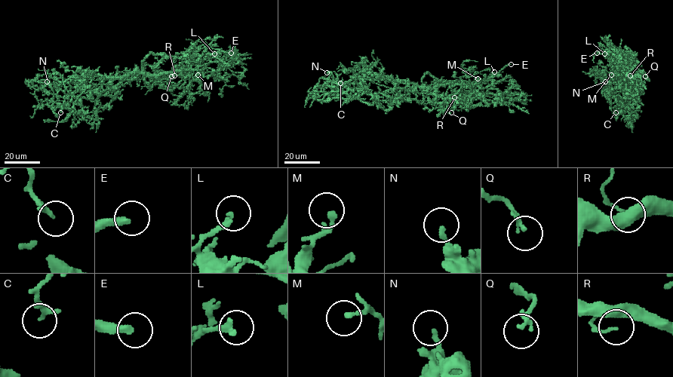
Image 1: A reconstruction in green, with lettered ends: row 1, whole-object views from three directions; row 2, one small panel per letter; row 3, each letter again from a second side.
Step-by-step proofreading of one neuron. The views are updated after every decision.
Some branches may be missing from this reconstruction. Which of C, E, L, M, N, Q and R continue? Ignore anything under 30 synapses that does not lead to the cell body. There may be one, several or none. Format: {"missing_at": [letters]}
{"missing_at": ["E"]}

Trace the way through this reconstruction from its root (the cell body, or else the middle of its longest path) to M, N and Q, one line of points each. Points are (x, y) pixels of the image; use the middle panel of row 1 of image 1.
M: (410, 83), (426, 87), (450, 84), (477, 85), (477, 78)
N: (410, 83), (372, 78), (366, 75), (337, 83), (333, 81), (332, 75), (327, 72)
Q: (410, 83), (433, 93), (442, 107), (441, 111), (451, 112)

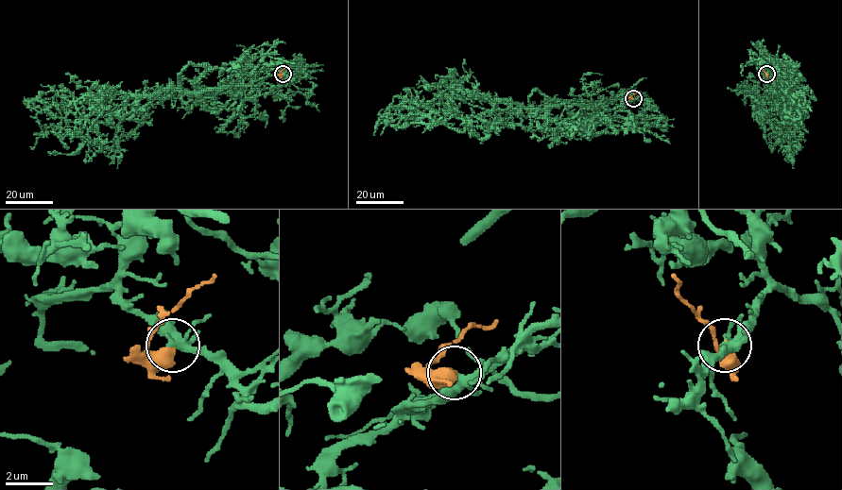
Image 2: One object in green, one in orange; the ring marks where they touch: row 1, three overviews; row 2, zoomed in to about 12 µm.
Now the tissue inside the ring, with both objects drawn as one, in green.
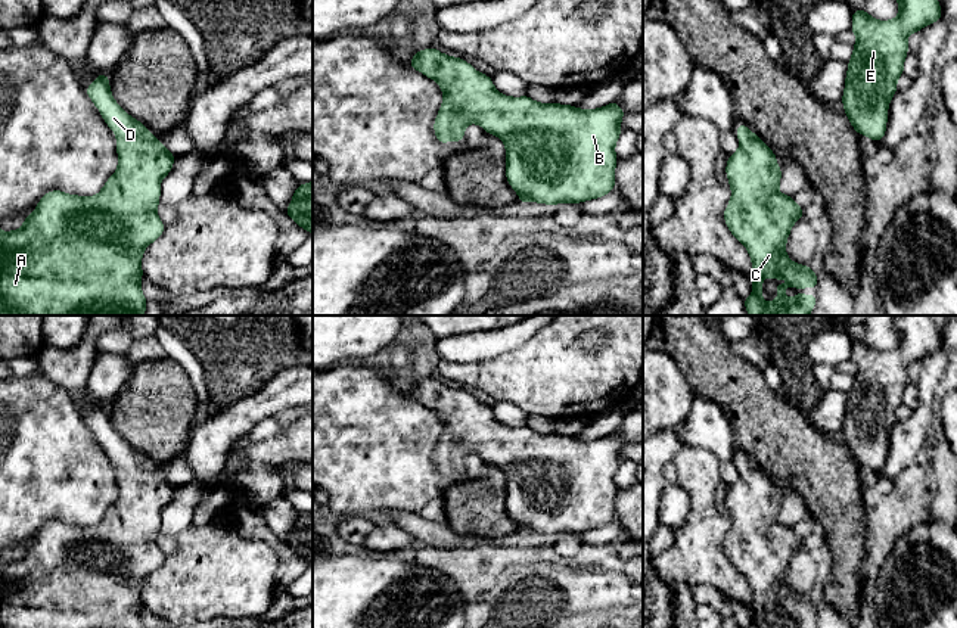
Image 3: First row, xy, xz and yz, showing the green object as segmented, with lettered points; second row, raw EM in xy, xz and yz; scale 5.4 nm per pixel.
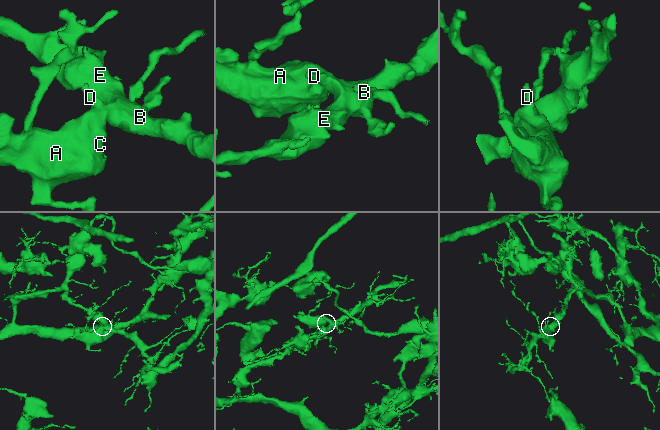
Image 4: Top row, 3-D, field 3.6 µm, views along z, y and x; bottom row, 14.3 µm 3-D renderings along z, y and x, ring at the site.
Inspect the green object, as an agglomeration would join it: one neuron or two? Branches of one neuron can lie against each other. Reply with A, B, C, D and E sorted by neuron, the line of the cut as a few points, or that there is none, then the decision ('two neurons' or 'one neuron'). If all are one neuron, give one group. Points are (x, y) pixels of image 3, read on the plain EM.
A B C D E | no cut | one neuron

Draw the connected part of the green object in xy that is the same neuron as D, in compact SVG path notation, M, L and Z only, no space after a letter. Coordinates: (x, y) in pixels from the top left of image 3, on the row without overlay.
M97 404L86 419L102 448L116 466L118 498L96 526L47 522L18 560L0 560L0 628L145 628L142 587L165 560L158 547L161 510L173 500L175 485L114 429L109 405Z

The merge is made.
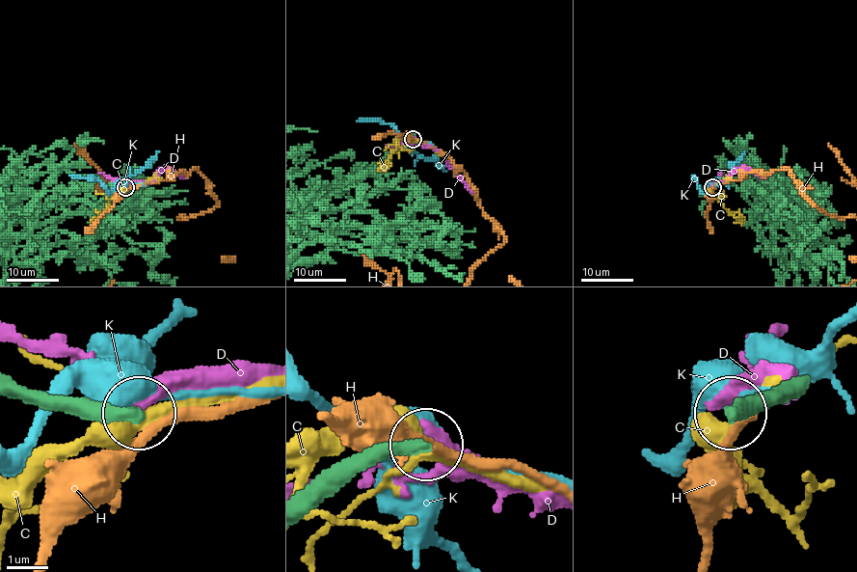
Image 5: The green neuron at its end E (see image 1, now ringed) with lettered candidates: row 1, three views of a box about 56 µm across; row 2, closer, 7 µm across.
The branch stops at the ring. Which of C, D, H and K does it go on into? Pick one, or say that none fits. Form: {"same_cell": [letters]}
{"same_cell": []}

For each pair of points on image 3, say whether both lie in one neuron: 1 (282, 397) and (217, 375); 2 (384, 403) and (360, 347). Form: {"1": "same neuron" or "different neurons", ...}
{"1": "different neurons", "2": "different neurons"}

